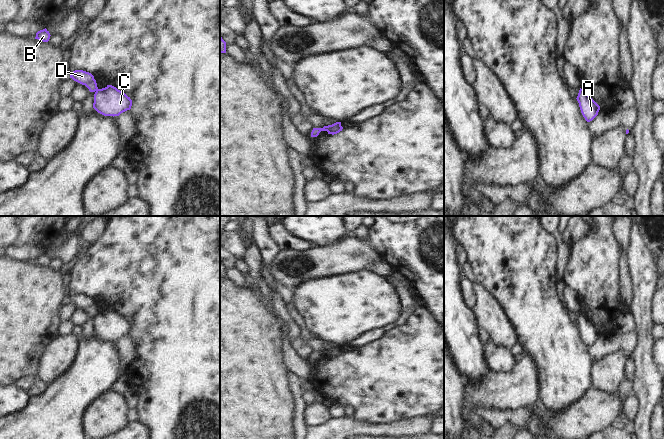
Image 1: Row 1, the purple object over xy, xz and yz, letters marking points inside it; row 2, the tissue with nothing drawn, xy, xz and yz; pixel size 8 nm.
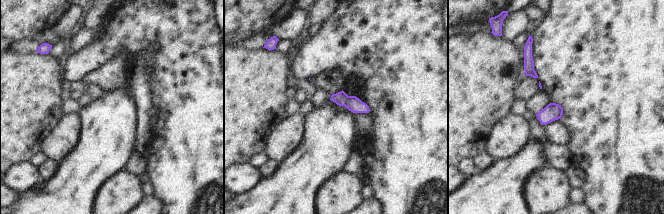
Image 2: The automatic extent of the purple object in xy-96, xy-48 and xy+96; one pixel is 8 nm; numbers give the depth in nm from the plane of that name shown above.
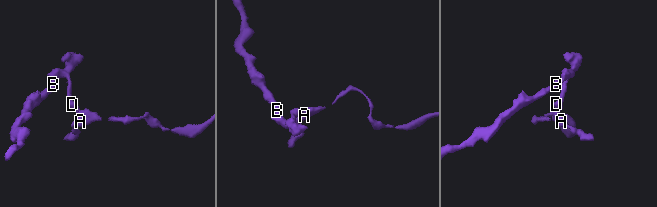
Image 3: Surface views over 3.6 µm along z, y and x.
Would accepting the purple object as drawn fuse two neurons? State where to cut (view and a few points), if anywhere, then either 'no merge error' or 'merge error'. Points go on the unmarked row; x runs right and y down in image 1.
cut in xz along (320, 352), (322, 354); merge error

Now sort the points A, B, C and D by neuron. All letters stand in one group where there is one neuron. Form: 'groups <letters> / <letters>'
groups A C / B D

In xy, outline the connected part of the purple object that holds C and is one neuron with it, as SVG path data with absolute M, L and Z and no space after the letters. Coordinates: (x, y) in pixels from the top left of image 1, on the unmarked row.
M112 309L97 313L94 318L93 332L104 340L119 340L131 330L130 321Z

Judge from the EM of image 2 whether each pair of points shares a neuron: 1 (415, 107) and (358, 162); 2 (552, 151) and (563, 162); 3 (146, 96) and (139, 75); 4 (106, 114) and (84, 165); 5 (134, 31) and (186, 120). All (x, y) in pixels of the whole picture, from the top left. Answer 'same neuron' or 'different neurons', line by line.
1: different neurons
2: same neuron
3: same neuron
4: same neuron
5: same neuron

